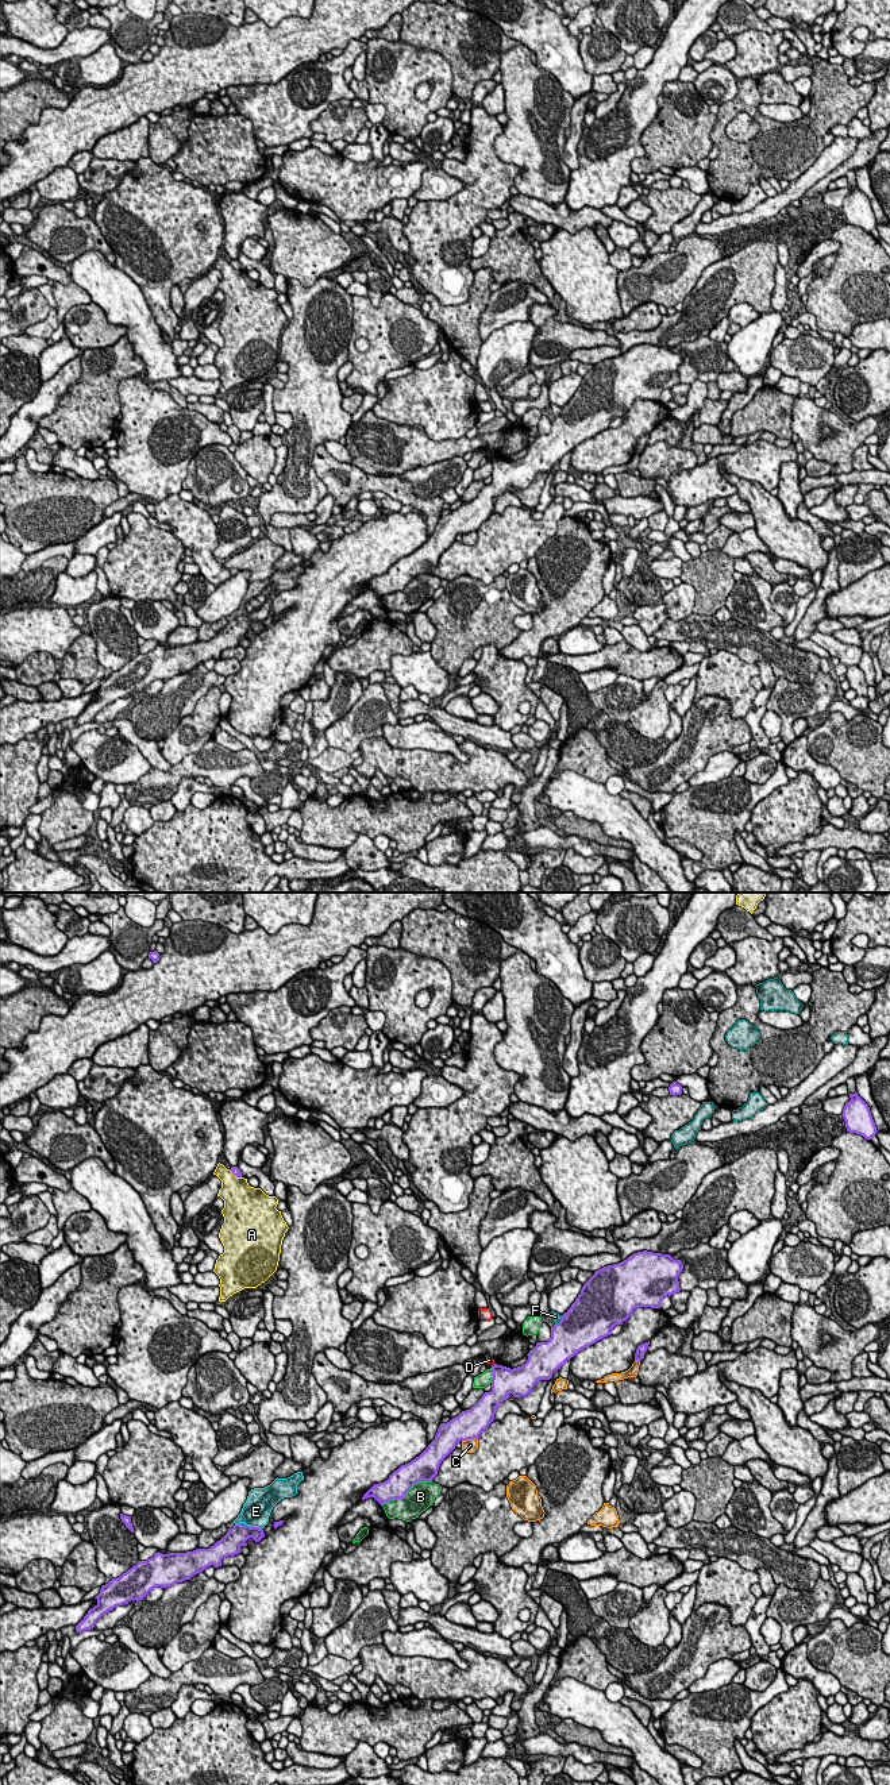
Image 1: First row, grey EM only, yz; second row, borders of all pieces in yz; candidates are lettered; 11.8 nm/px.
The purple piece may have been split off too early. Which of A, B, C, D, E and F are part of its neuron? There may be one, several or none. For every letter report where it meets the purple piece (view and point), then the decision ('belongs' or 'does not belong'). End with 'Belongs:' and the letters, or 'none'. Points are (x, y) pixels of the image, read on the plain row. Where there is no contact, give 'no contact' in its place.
A: yz (235, 268) | does not belong
B: yz (405, 586) | does not belong
C: yz (469, 531) | does not belong
D: yz (493, 458) | does not belong
E: yz (249, 619) | does not belong
F: yz (561, 413) | does not belong
Belongs: none

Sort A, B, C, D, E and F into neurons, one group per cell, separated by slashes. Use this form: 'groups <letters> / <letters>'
groups A / B / C / D / E / F

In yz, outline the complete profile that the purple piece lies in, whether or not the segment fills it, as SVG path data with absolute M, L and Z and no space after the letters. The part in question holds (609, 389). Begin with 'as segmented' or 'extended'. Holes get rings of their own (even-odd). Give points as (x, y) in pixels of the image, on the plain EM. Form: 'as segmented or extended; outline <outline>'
as segmented; outline M643 343L633 346L619 356L596 363L583 377L571 400L560 408L560 415L551 420L551 431L547 435L538 435L527 447L525 456L513 462L494 456L492 459L492 483L485 485L470 502L462 504L447 516L440 516L435 532L419 550L401 558L386 574L374 577L362 593L374 590L379 597L384 597L394 591L402 591L420 574L432 574L442 554L455 541L456 536L478 532L481 525L494 513L497 500L509 491L511 486L515 490L527 489L539 473L550 473L552 466L578 444L610 428L610 423L616 417L623 417L636 400L660 401L664 389L681 383L678 369L682 362L682 354L674 352L670 347Z

